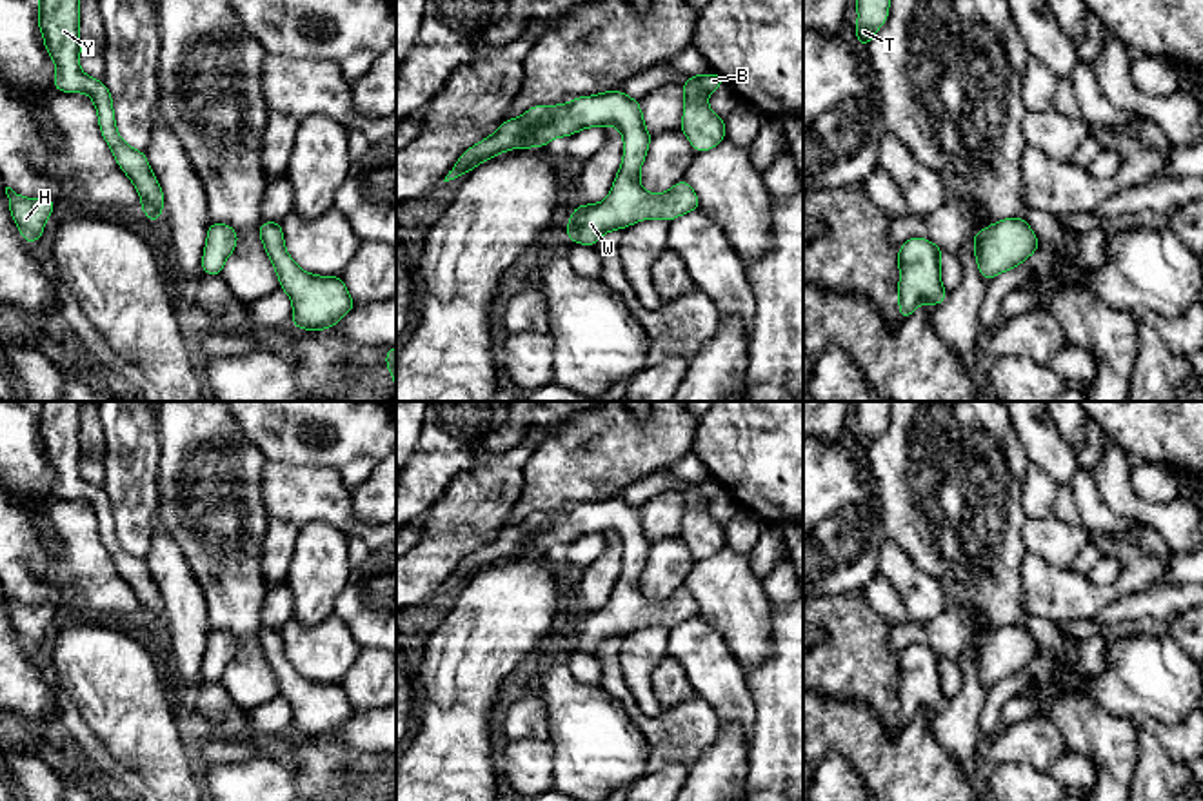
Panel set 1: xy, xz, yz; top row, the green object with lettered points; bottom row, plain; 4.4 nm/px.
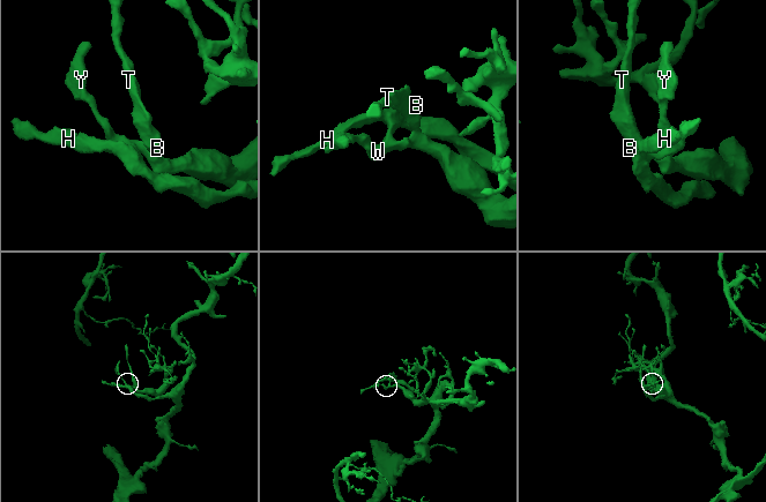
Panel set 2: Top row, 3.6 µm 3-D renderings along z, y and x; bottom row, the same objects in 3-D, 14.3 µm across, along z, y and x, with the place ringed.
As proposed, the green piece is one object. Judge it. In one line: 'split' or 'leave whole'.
leave whole

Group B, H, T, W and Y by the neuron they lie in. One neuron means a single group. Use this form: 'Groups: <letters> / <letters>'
Groups: B H T W Y

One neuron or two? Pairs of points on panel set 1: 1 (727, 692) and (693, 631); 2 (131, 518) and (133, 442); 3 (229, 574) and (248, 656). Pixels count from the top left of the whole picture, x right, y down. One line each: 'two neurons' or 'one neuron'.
1: one neuron
2: one neuron
3: one neuron

